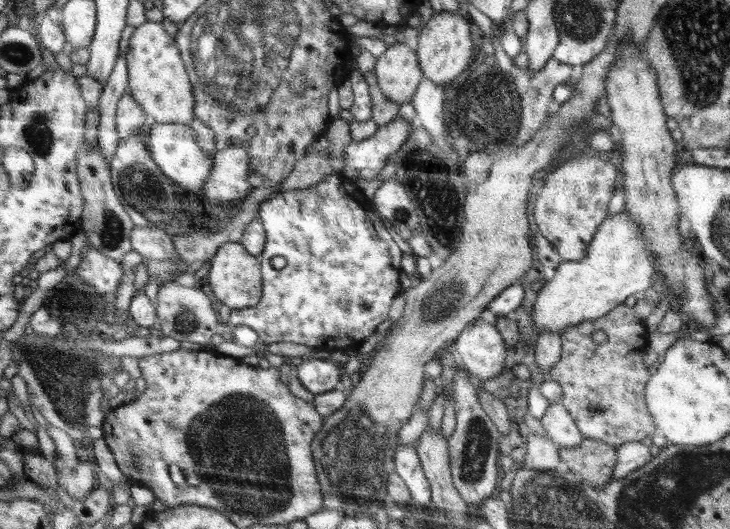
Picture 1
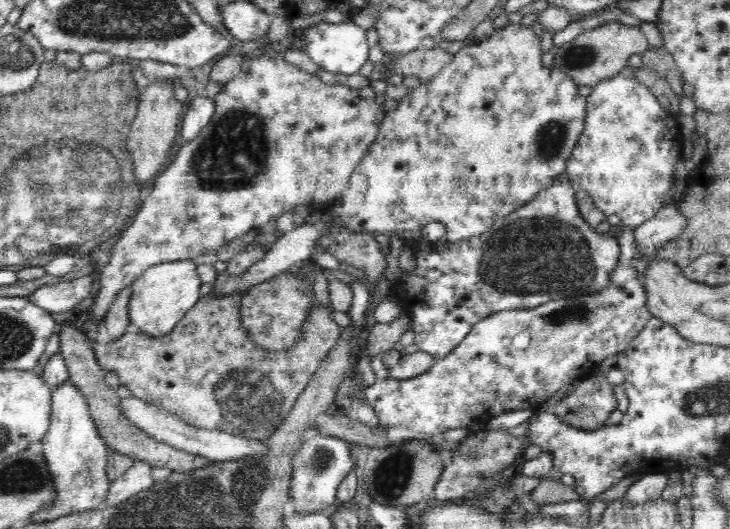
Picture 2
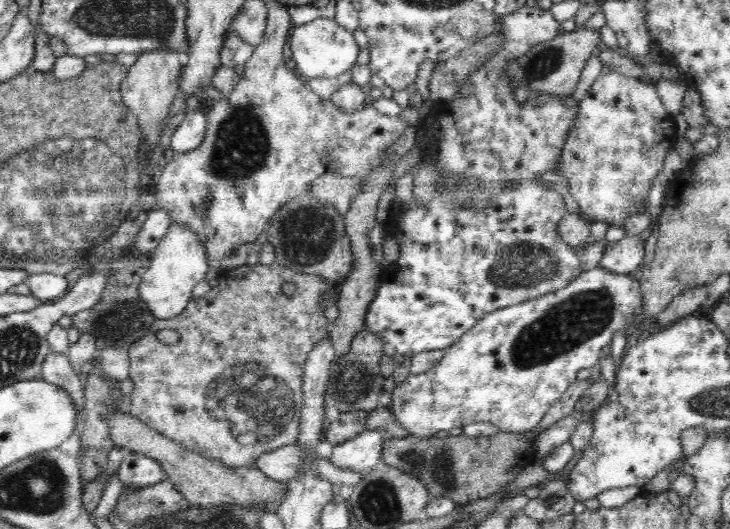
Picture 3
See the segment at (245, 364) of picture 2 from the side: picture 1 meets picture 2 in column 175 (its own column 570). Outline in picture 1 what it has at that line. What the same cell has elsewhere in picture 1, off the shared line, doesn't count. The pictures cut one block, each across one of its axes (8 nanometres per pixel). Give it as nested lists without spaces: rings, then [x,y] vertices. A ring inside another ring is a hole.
[[[627,303],[618,304],[608,314],[596,320],[584,320],[576,326],[562,330],[560,360],[556,362],[548,378],[556,380],[562,386],[564,397],[560,400],[560,404],[572,416],[584,438],[606,442],[617,450],[626,443],[640,442],[657,432],[645,404],[645,387],[650,372],[649,368],[644,365],[643,356],[648,341],[648,330],[644,323],[636,318],[633,308],[628,307]],[[600,329],[607,334],[608,341],[604,344],[596,344],[592,340],[593,332]]]

